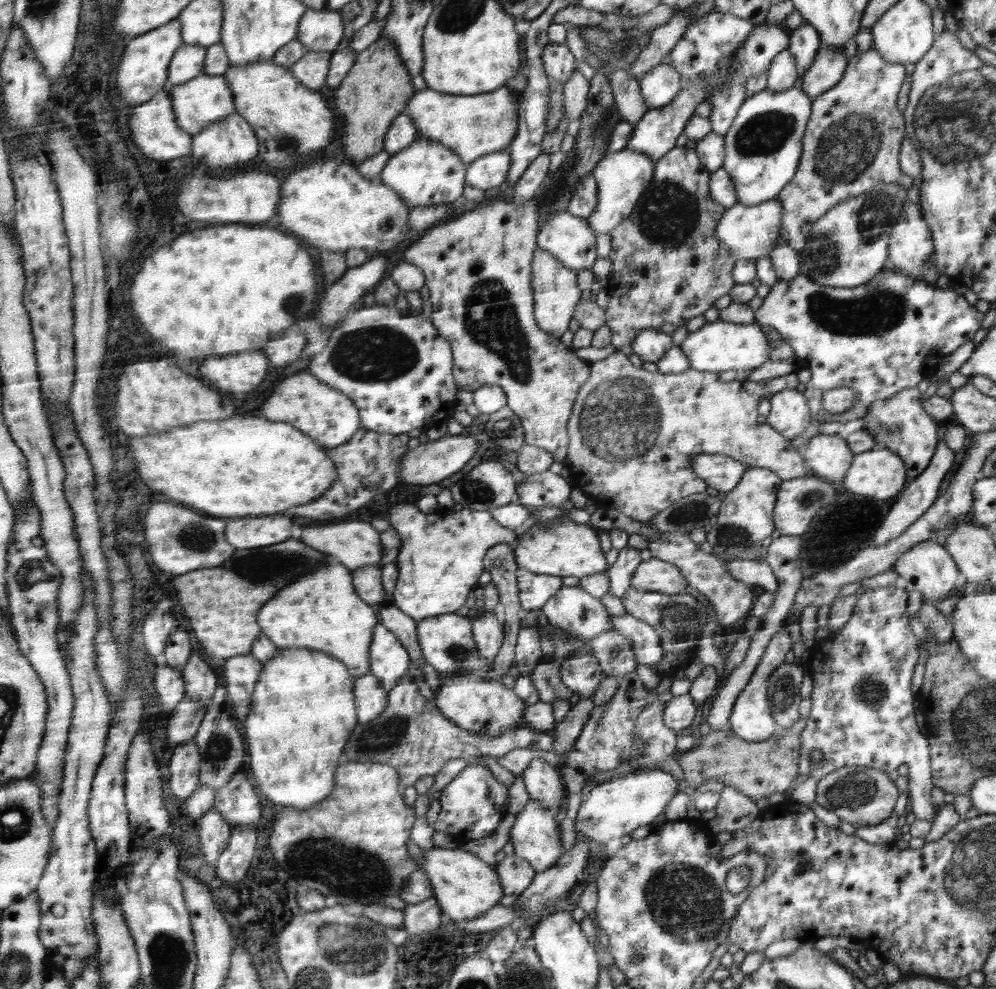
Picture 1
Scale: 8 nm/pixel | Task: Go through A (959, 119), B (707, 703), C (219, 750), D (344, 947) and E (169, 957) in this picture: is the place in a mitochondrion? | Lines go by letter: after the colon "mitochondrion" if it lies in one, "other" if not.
A: mitochondrion
B: other
C: mitochondrion
D: mitochondrion
E: mitochondrion

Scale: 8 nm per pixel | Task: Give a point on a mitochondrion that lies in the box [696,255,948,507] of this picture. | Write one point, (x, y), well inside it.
(877, 311)

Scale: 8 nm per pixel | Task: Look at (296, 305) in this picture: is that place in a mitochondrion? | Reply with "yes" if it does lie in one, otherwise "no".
yes

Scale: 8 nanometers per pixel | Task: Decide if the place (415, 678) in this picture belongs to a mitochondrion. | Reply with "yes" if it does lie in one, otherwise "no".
no

